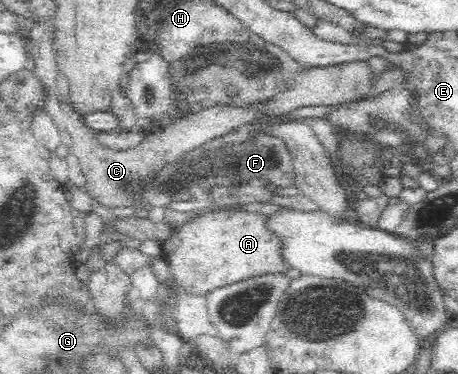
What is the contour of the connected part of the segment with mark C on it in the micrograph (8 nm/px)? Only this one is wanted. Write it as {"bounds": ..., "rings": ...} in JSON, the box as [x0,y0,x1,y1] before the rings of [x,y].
{"bounds":[25,16,372,208],"rings":[[[40,16],[38,20],[33,21],[25,35],[28,41],[27,51],[36,65],[33,72],[46,82],[45,114],[60,131],[61,144],[66,146],[70,154],[78,158],[81,170],[87,178],[86,192],[94,200],[110,208],[124,204],[128,206],[131,202],[129,199],[133,190],[132,186],[138,187],[142,178],[150,176],[164,162],[170,162],[190,150],[196,150],[204,142],[210,142],[228,132],[237,131],[242,126],[253,125],[254,127],[260,123],[270,124],[271,120],[278,116],[289,119],[289,114],[298,108],[338,107],[344,103],[357,101],[369,93],[372,83],[372,74],[367,64],[342,64],[342,66],[328,68],[304,69],[289,78],[289,84],[284,91],[270,96],[267,100],[244,104],[244,106],[212,105],[211,108],[203,109],[199,114],[190,115],[180,122],[152,132],[152,136],[146,137],[137,147],[125,151],[113,151],[99,141],[97,132],[84,123],[84,118],[71,108],[70,102],[60,103],[58,101],[55,79],[59,73],[53,56],[54,40],[56,40],[54,23],[52,16]]]}

